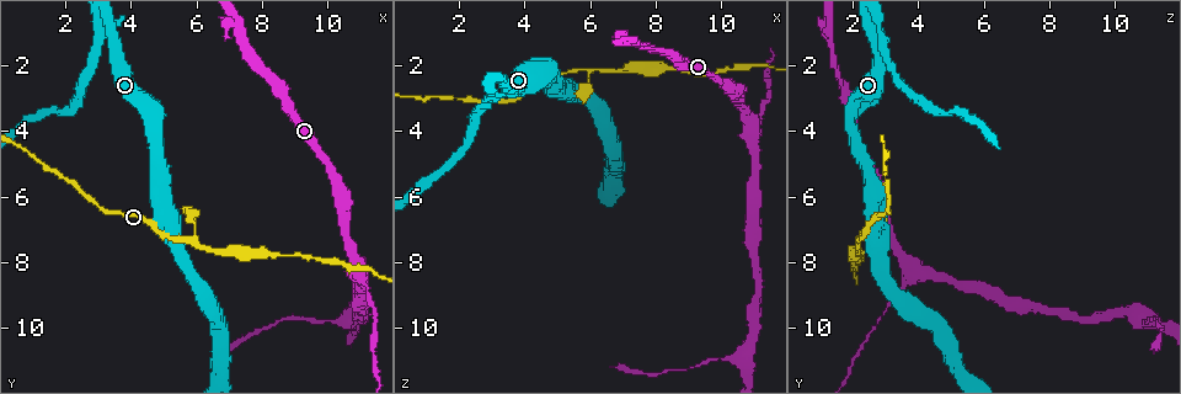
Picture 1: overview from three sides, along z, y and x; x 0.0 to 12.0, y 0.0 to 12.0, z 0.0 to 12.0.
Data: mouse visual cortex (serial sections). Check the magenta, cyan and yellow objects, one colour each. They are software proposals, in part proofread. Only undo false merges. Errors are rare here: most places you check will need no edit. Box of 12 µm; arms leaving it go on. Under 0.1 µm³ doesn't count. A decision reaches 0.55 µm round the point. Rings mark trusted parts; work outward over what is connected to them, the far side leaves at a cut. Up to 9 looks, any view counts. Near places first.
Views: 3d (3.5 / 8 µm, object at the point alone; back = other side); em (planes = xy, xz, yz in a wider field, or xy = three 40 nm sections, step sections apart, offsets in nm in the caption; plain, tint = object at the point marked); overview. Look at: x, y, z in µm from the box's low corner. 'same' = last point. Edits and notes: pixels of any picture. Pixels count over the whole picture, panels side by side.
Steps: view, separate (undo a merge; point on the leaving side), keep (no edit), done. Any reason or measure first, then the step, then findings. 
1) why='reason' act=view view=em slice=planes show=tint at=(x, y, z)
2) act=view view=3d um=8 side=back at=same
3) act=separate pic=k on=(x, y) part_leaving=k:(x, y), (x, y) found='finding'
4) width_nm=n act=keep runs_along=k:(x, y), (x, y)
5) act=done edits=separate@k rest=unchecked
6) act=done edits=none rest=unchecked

why='a fork' act=view view=3d um=3.5 at=(5.9, 7.3, 2.1)

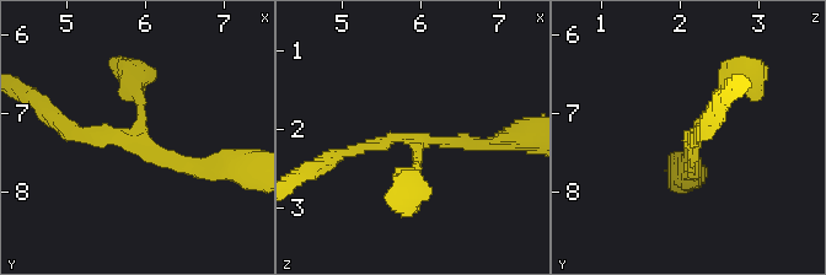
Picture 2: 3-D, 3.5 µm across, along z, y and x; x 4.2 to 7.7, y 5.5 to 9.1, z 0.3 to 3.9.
why='now the EM' act=view view=em slice=planes show=plain at=(5.90, 7.35, 2.15)

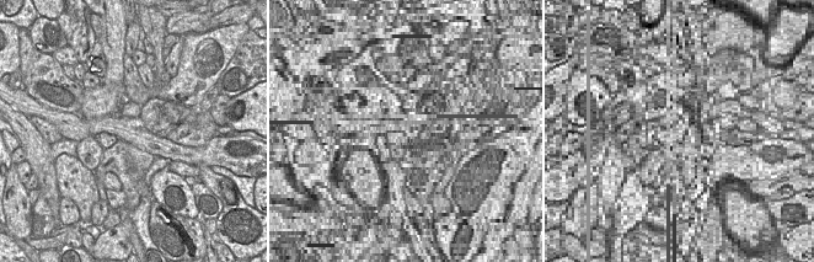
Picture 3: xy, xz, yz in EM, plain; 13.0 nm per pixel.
why='where the object lies' act=view view=em slice=planes show=tint at=same

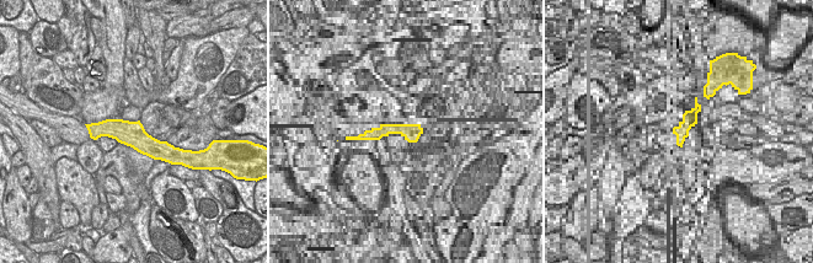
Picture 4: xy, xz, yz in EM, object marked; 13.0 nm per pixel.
act=keep runs_along=2:(60, 123), (215, 168) found='continuous, no second cell'

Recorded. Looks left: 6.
why='two arms in line, one across' act=view view=3d um=8 at=(11.0, 8.4, 3.7)

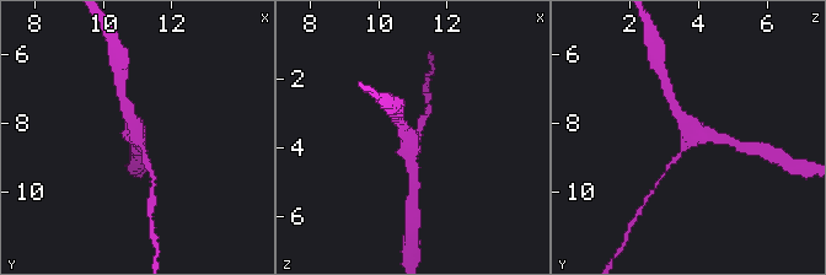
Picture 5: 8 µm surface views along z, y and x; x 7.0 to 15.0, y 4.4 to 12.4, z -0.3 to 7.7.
act=view view=3d um=3.5 side=back at=(11.0, 8.3, 3.8)

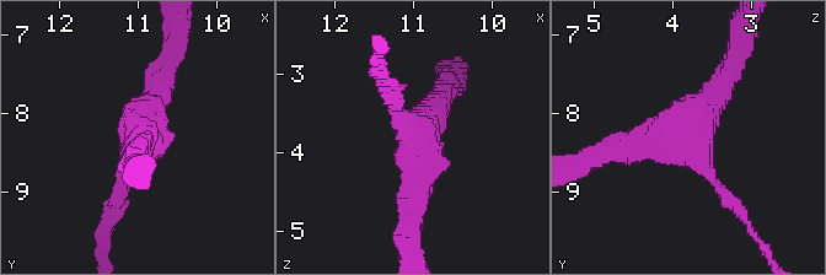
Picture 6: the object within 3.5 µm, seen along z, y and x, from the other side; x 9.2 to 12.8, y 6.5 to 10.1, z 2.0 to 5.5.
arms=3 arm_widths_nm=150,350,350 why='need the tissue' act=view view=em slice=xy step=2 show=tint at=(11.00, 8.35, 3.75)

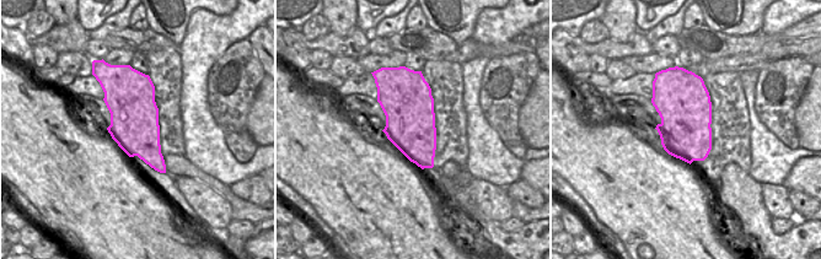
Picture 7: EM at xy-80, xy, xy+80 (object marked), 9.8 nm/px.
width_nm=500 act=keep runs_along=6:(730, 68), (668, 139), (607, 151) found='one cell here'

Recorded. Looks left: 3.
why='a narrow waist' act=view view=3d um=3.5 at=(9.8, 7.9, 2.4)

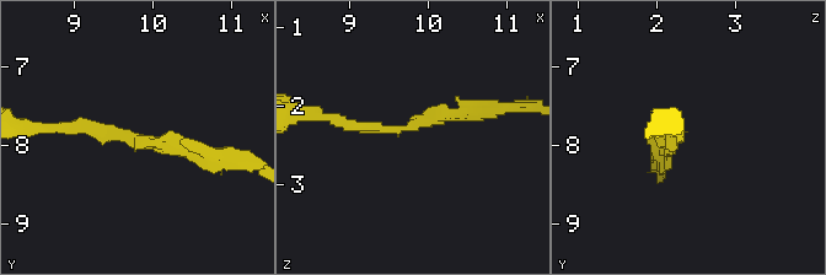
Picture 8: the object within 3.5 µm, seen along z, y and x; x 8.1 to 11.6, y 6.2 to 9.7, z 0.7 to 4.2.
arm_widths_nm=150,150 act=view view=em slice=xy step=2 show=tint at=(9.75, 7.85, 2.25)

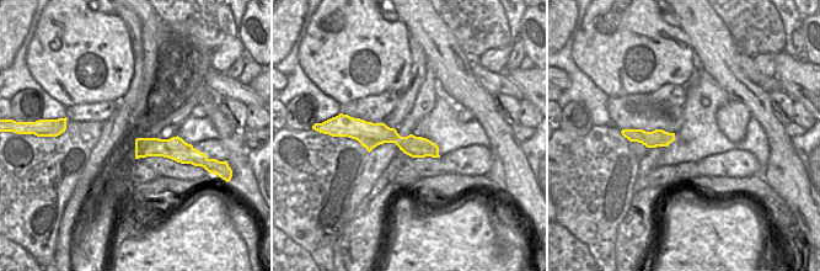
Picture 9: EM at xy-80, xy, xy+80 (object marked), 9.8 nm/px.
why='another direction' act=view view=em slice=planes show=tint at=same

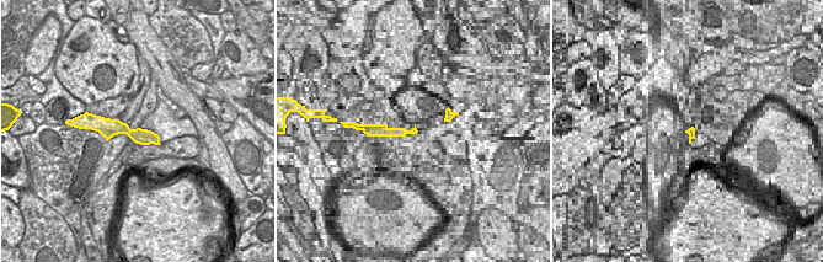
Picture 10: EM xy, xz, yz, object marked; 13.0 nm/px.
act=keep runs_along=10:(99, 124), (124, 128), (156, 142) found='continuous, no second cell'

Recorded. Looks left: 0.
act=done edits=none rest=unchecked

